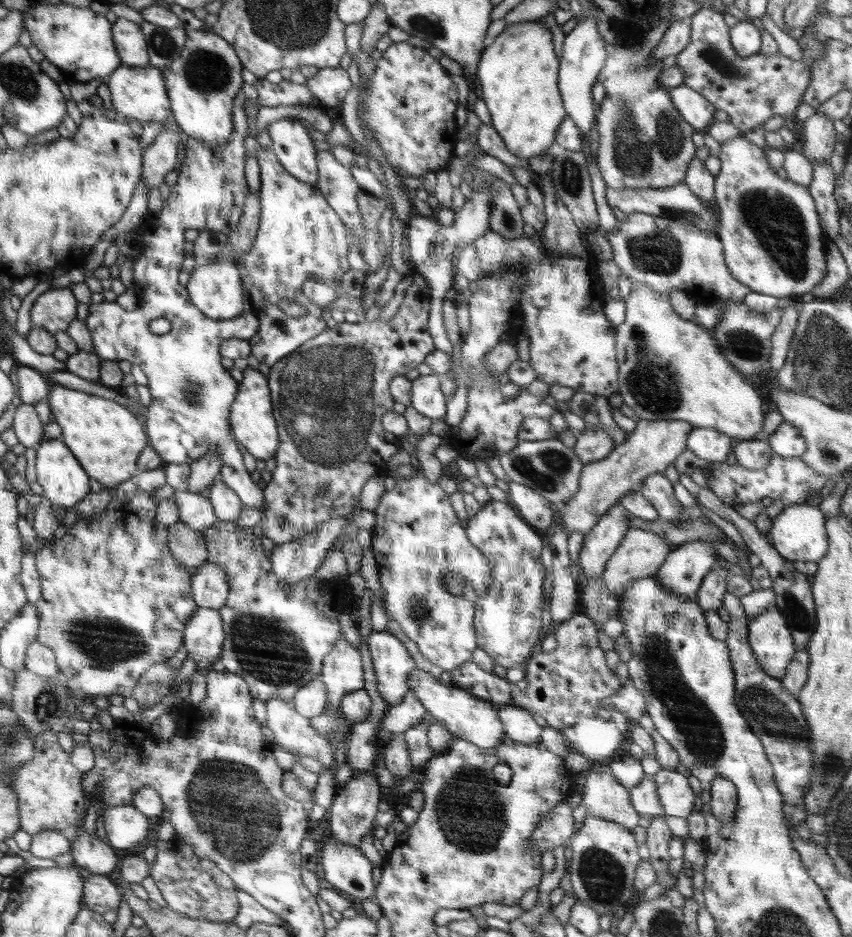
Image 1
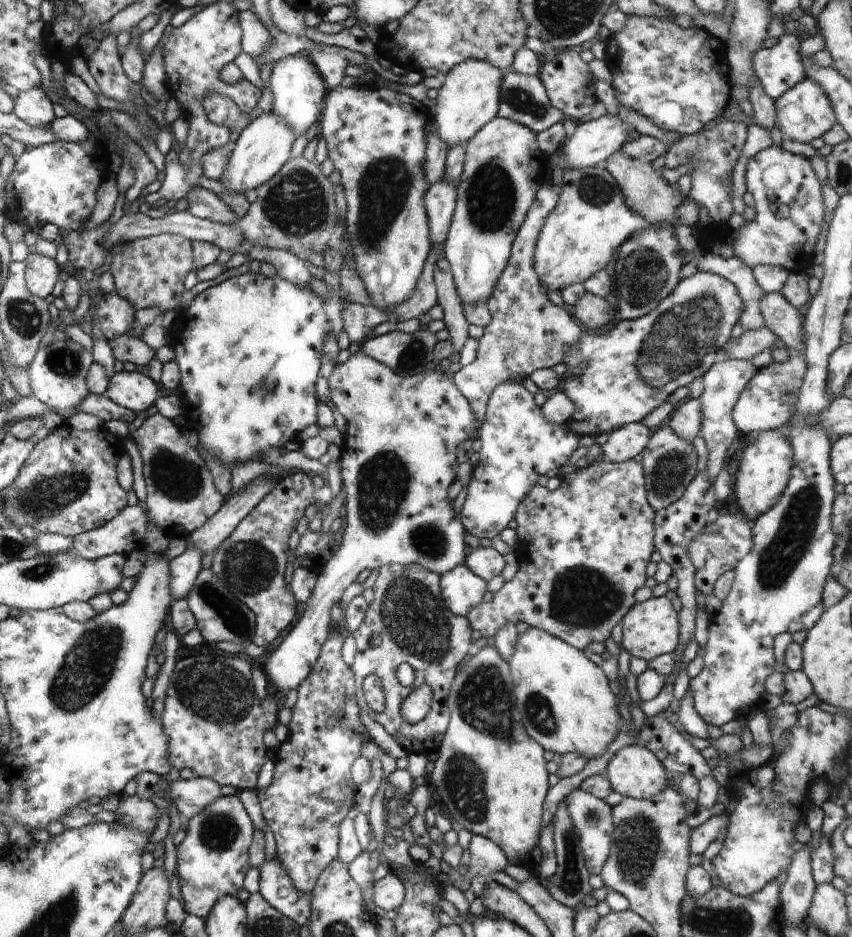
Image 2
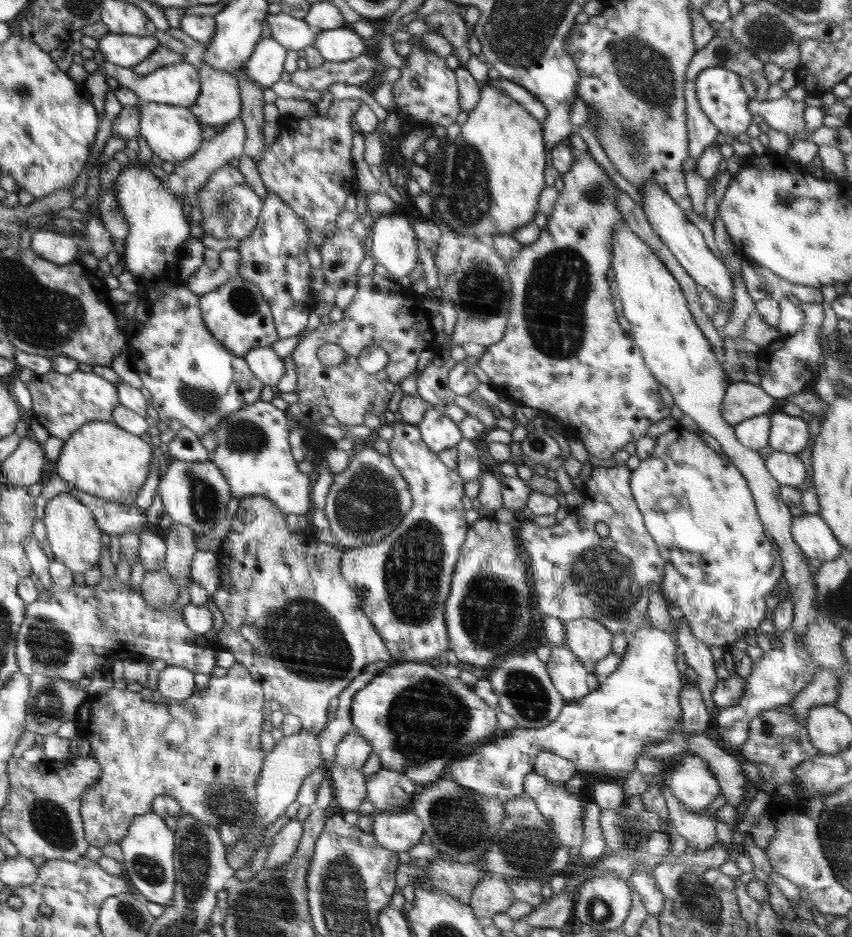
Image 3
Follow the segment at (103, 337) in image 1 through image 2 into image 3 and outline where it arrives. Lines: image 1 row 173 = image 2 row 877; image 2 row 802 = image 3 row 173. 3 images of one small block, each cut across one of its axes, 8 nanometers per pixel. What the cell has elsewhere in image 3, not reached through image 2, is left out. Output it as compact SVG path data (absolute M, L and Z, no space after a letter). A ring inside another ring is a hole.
M229 163L219 166L197 192L195 203L202 211L203 232L214 238L248 238L262 214L262 199L252 190L239 169Z

